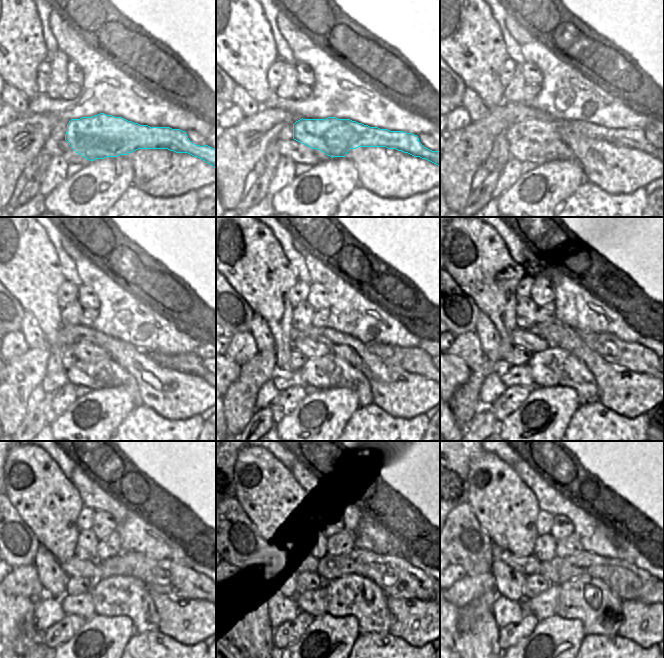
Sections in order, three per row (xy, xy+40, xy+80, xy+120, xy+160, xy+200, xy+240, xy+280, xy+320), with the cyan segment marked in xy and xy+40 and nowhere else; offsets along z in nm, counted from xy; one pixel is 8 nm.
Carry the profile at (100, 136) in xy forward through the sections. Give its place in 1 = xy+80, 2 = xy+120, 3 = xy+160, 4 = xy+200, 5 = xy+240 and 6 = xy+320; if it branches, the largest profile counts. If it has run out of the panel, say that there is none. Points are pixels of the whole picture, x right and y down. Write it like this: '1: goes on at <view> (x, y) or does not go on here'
1: goes on at xy+80 (634, 138)
2: goes on at xy+120 (85, 352)
3: goes on at xy+160 (311, 349)
4: goes on at xy+200 (524, 339)
5: goes on at xy+240 (77, 567)
6: goes on at xy+320 (530, 565)

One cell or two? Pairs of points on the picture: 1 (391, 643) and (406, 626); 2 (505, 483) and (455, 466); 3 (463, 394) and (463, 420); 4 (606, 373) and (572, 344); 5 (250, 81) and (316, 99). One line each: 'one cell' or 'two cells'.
1: two cells
2: two cells
3: one cell
4: one cell
5: two cells

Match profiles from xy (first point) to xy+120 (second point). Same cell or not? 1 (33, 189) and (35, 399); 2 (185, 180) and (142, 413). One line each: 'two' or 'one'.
1: two
2: two

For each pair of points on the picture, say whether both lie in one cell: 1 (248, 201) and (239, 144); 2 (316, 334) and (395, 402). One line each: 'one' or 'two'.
1: two
2: one

